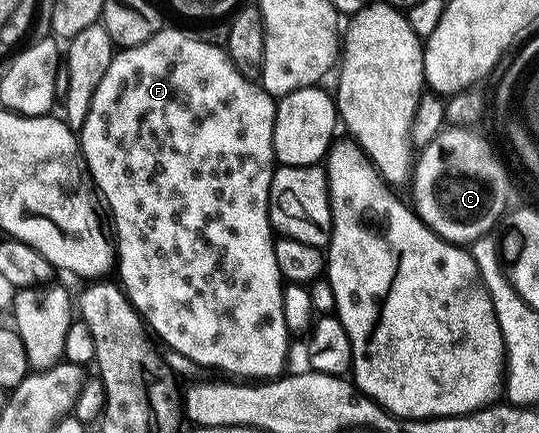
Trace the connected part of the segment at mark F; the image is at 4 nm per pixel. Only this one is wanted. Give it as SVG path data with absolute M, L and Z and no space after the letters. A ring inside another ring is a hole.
M162 28L151 40L147 40L138 46L127 46L118 49L111 60L111 68L107 68L107 73L103 80L99 80L99 88L95 88L95 96L91 96L91 108L87 112L84 124L79 127L79 141L81 144L81 155L85 158L85 166L89 170L90 179L100 197L109 205L109 210L113 213L113 226L117 229L115 234L115 270L121 273L119 279L123 291L142 319L147 323L148 329L152 331L158 339L162 338L171 349L177 354L182 354L185 358L190 358L193 362L198 362L201 366L211 366L217 370L223 370L227 374L239 374L243 380L272 380L280 378L286 373L285 361L289 358L289 338L291 331L287 328L287 320L283 320L283 279L279 272L279 264L275 260L275 231L269 222L269 196L267 191L271 188L272 176L275 169L275 159L273 157L273 133L275 132L275 112L277 102L273 95L264 90L256 81L243 76L226 54L226 51L216 46L213 42L204 42L201 38L192 38L185 30L169 30Z

